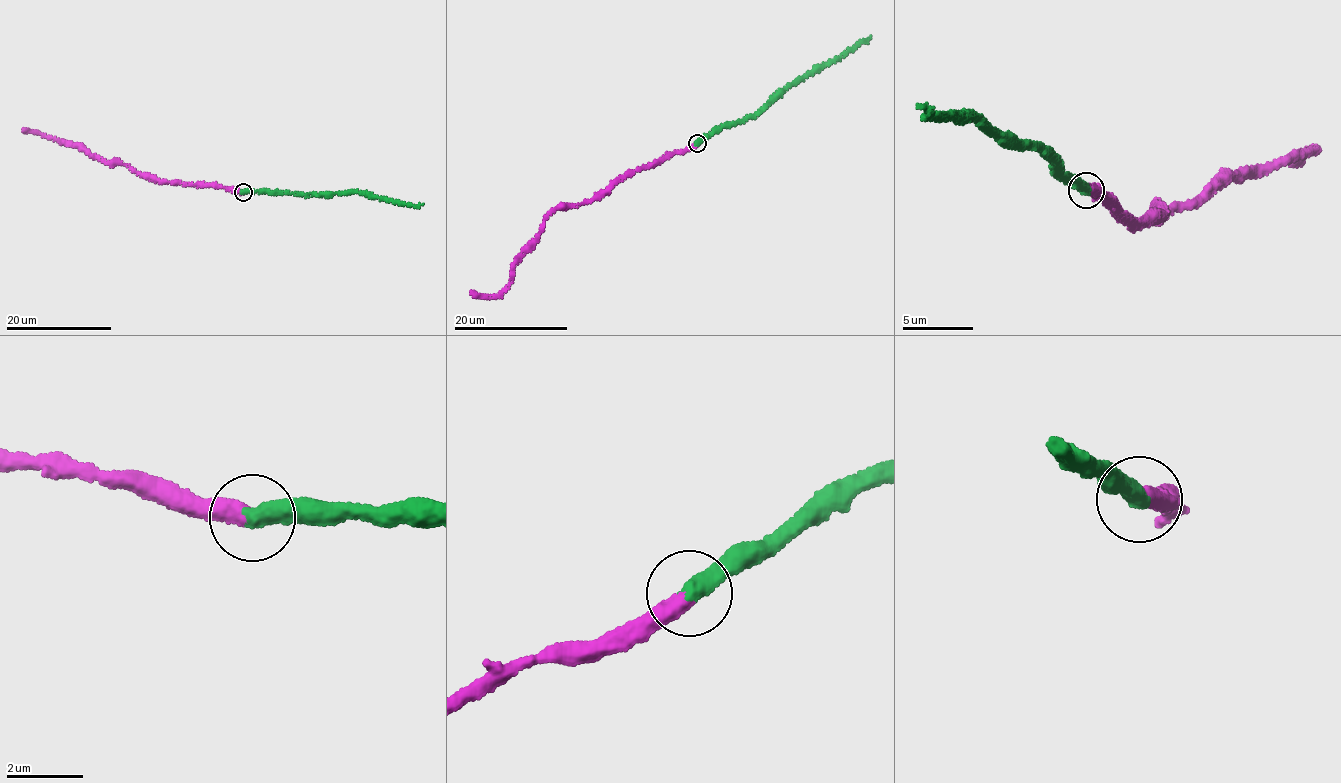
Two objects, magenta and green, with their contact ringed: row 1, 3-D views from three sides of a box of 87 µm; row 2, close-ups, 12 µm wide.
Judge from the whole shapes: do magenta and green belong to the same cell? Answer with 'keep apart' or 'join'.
join

